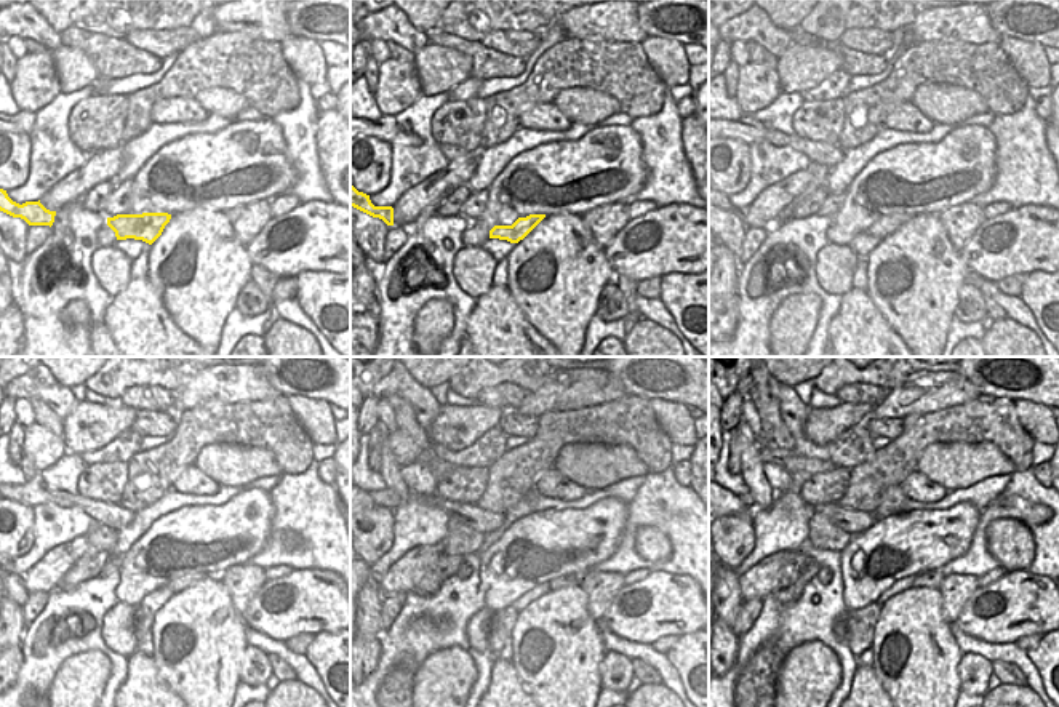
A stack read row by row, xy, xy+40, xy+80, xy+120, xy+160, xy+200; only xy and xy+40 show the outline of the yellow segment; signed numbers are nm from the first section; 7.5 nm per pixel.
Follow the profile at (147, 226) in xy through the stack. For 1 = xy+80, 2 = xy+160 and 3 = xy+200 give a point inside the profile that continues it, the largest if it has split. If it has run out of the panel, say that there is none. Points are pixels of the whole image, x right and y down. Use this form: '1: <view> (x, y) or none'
1: xy+80 (885, 226)
2: xy+160 (571, 578)
3: xy+200 (931, 579)

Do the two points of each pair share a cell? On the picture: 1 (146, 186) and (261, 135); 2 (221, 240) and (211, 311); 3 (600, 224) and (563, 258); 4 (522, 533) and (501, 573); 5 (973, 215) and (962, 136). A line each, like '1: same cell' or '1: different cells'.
1: same cell
2: same cell
3: different cells
4: same cell
5: different cells

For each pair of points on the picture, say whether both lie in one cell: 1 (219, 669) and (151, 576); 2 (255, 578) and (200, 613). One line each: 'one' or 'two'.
1: two
2: two

